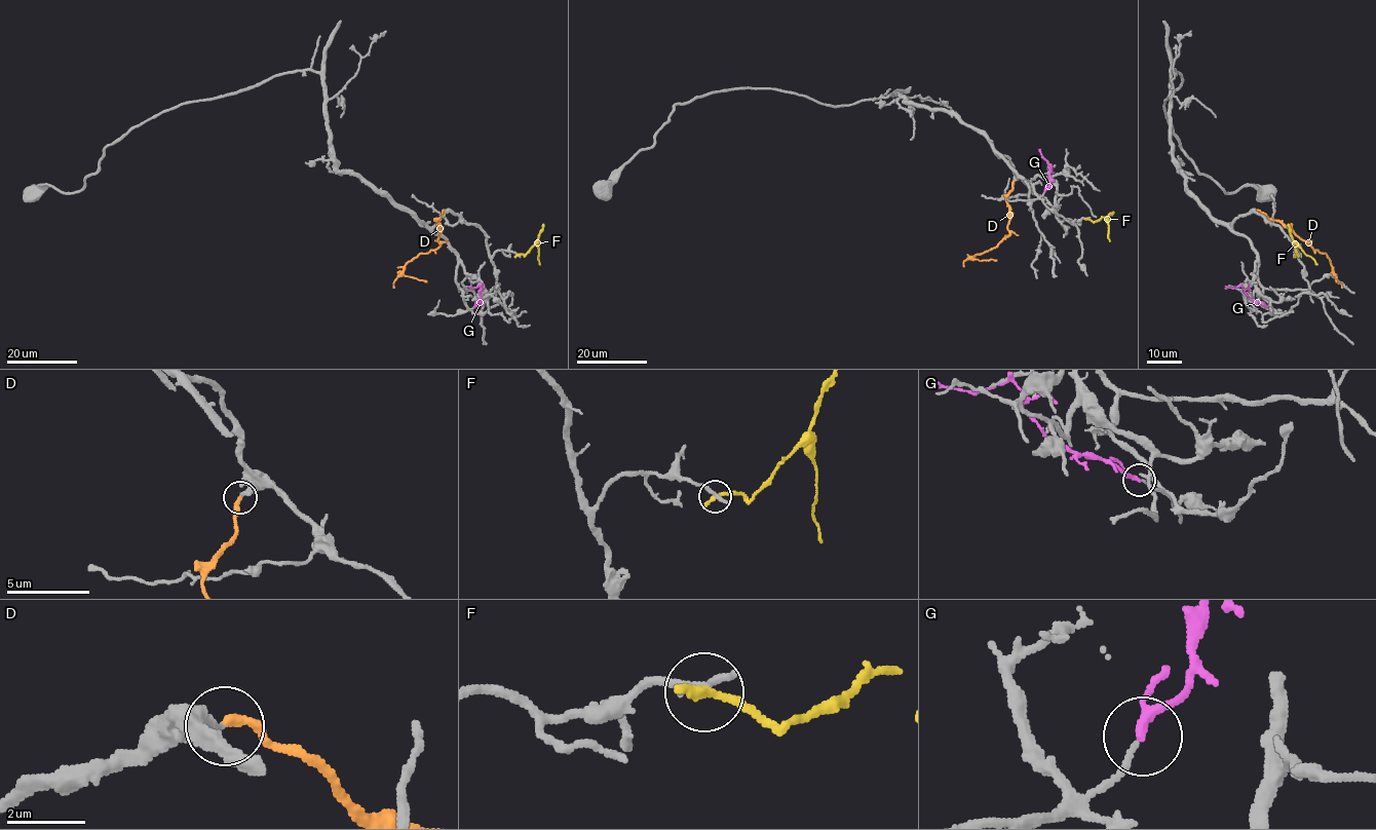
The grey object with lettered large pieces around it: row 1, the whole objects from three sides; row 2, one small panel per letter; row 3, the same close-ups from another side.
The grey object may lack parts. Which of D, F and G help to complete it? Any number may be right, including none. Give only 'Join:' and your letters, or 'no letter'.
Join: D

